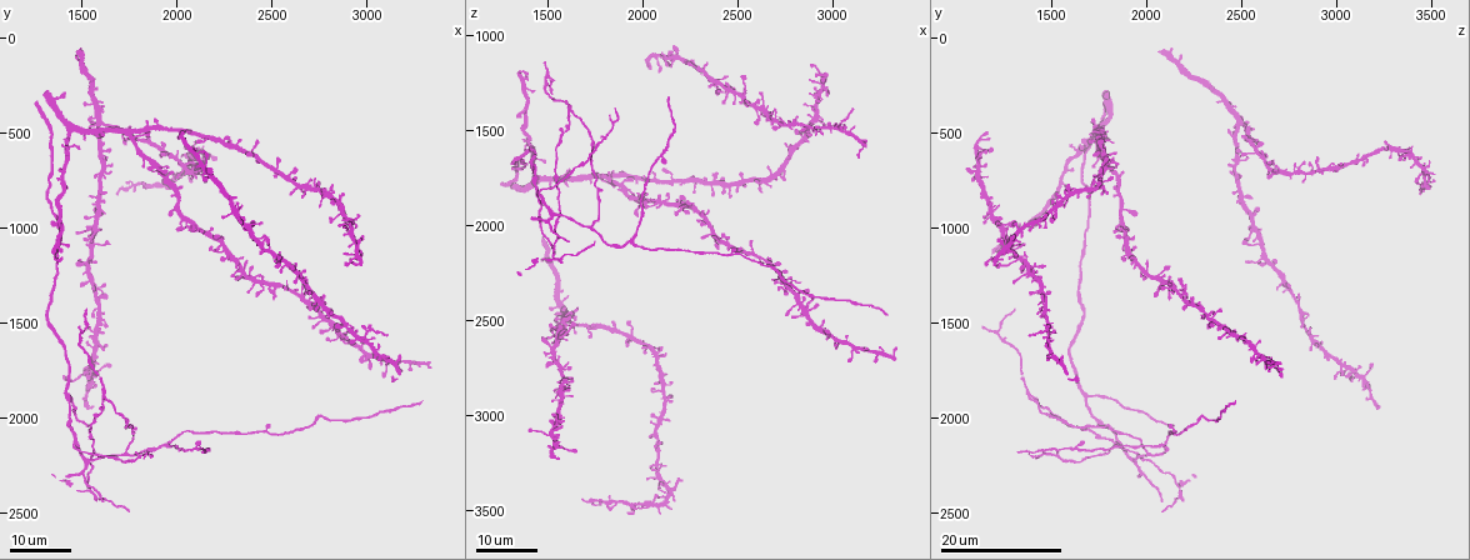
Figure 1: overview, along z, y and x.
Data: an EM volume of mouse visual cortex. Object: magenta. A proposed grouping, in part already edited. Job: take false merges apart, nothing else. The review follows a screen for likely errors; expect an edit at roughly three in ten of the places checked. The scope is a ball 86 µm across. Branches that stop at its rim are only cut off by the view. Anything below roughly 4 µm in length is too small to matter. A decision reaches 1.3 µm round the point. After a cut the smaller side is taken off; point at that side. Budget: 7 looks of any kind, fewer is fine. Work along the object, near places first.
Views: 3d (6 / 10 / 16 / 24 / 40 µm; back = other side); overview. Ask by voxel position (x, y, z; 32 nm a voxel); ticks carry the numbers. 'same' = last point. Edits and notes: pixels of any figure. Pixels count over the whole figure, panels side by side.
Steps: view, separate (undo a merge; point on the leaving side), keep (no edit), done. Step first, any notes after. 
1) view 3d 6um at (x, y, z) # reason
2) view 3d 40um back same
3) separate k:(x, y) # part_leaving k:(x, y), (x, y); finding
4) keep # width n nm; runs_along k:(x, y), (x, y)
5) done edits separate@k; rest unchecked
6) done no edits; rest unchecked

view 3d 24um at (1940, 2130, 2080) # three-way junction

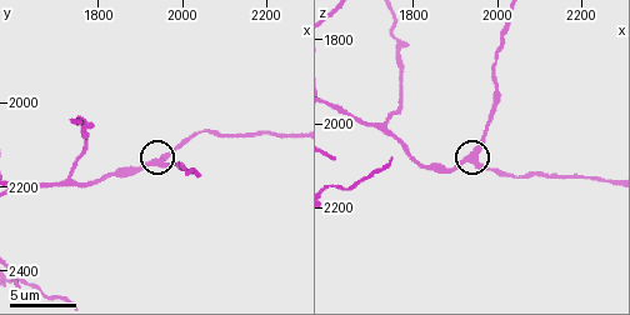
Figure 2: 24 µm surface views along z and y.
view 3d 10um at (1950, 2140, 2095)

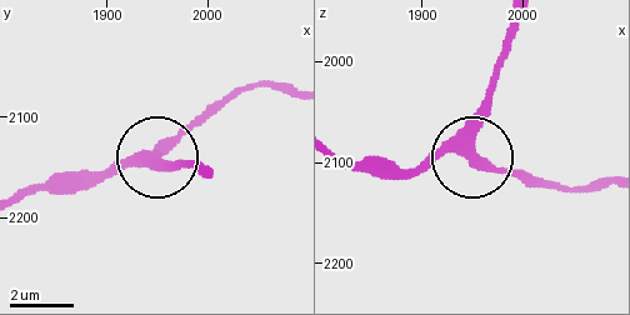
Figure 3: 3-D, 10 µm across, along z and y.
keep # arms 3; runs_along 3:(339, 158), (420, 168), (451, 151), (465, 155), (493, 66); one neuron here

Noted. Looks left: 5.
view 3d 24um at (1420, 1880, 1690) # arms part here

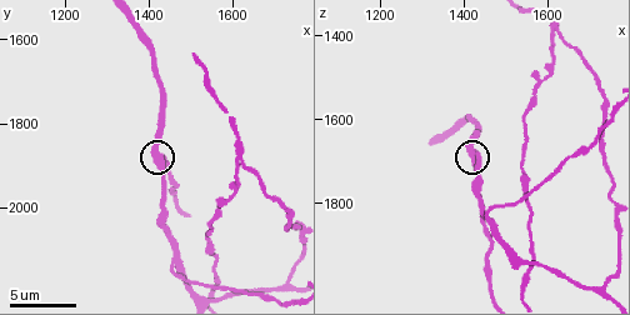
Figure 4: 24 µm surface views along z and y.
view 3d 6um same

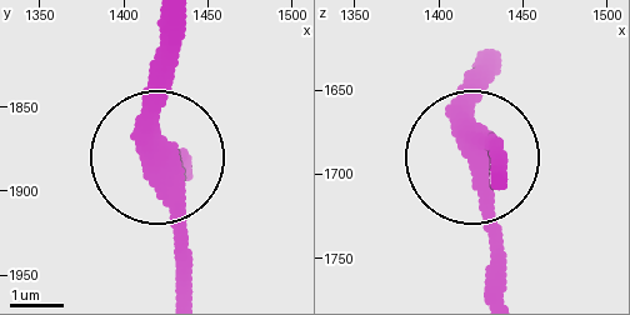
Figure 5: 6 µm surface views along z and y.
keep # side_arm 18 um; arms 3; continuous, no second neuron

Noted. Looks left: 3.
view 3d 24um at (2490, 2090, 2160) # three arms meet

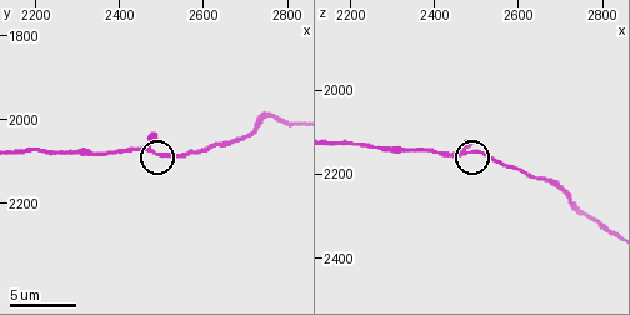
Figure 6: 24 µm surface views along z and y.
view 3d 6um at (2490, 2085, 2150)

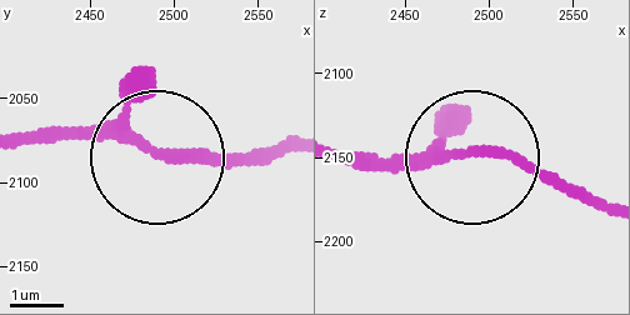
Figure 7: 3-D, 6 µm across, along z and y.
view 3d 6um back at (2492, 2082, 2148)

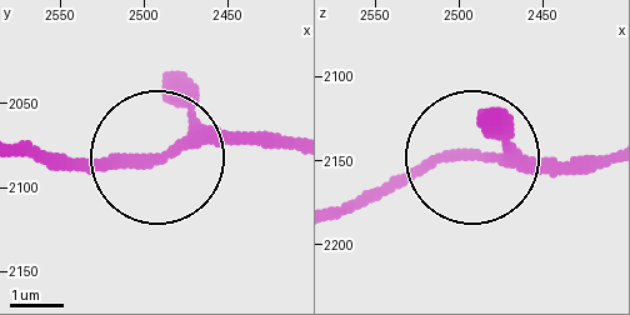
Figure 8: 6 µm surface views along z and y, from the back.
keep # arms 3; runs_along 8:(281, 144), (26, 158); all the same neuron

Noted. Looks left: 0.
done no edits; rest unchecked

